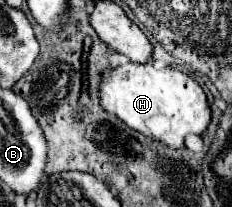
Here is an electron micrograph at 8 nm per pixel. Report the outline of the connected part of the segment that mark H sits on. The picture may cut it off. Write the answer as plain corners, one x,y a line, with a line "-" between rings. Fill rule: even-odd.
125,63
103,75
101,83
101,105
107,113
117,115
131,129
145,137
151,137
171,149
185,147
185,135
205,135
211,123
211,107
201,85
173,69
155,69
153,65

